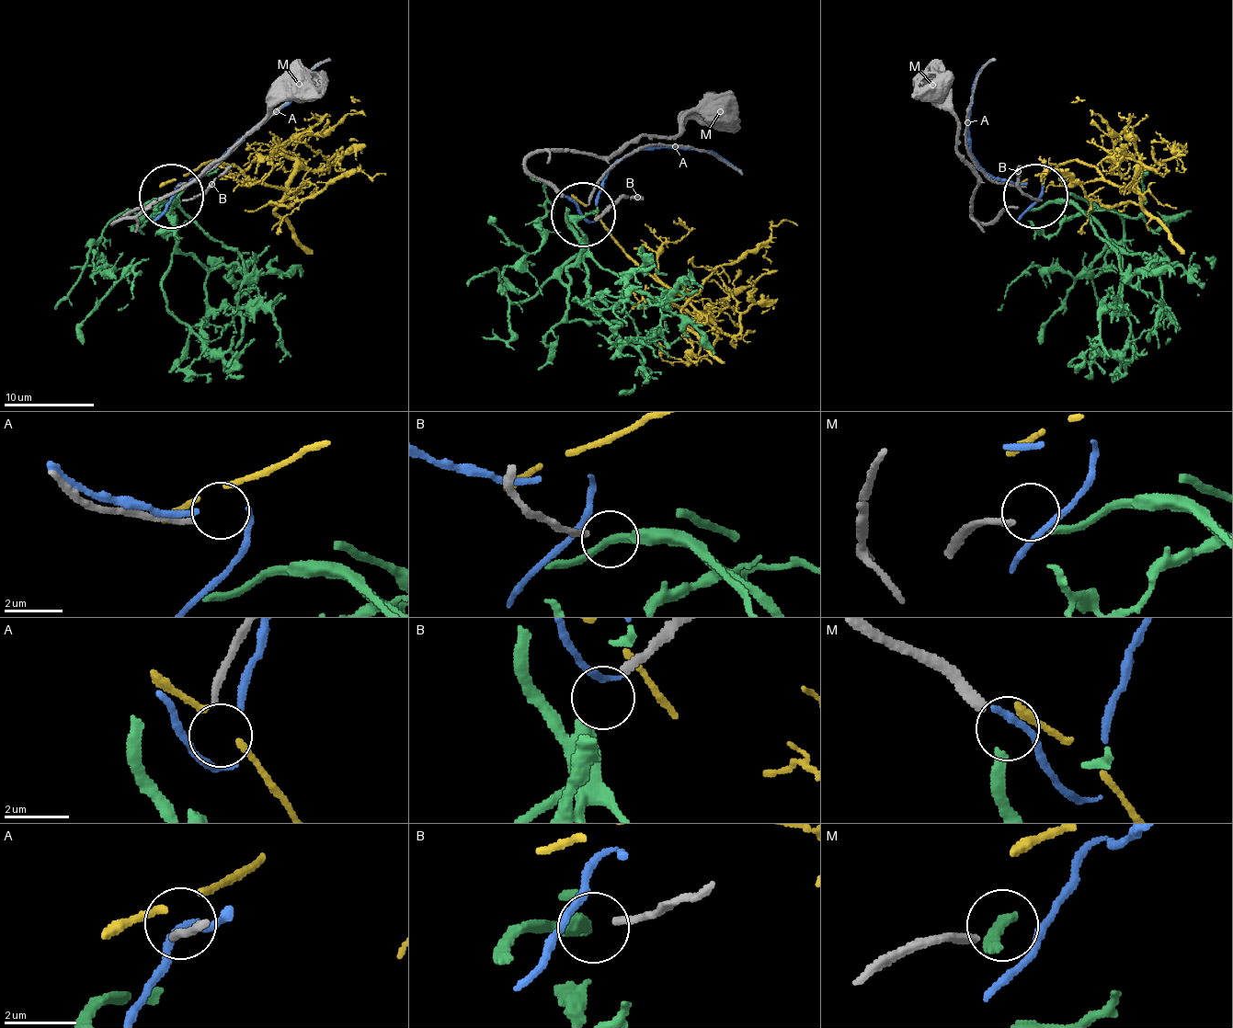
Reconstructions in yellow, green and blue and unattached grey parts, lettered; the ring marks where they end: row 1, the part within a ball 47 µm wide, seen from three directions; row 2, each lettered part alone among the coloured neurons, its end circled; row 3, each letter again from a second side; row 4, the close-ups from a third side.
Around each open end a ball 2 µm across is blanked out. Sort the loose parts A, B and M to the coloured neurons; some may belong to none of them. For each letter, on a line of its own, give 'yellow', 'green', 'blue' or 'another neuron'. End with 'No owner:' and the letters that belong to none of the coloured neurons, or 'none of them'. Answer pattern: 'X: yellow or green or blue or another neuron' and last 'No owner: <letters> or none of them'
A: another neuron
B: green
M: another neuron
No owner: A, M

